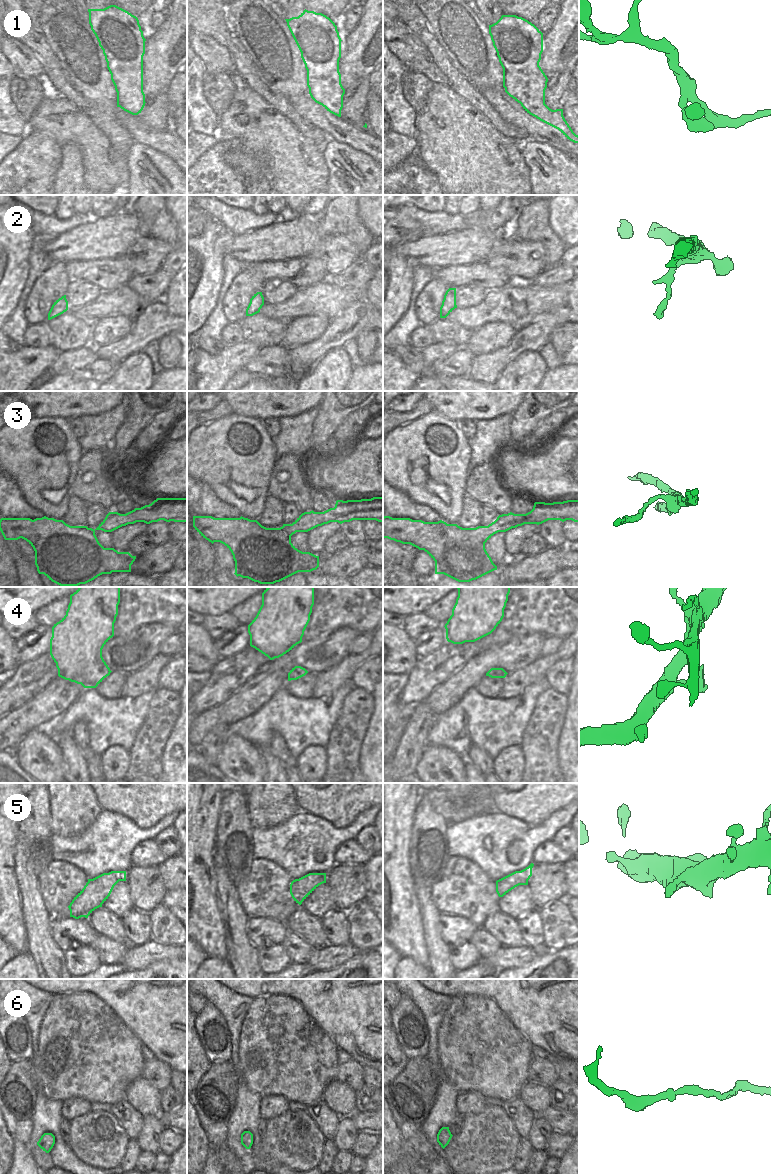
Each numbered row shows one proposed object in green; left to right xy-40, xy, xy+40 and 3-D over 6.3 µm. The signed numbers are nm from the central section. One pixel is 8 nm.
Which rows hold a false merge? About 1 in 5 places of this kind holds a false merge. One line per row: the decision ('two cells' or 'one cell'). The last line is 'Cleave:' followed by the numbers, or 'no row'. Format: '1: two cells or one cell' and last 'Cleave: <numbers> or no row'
1: one cell
2: one cell
3: two cells
4: one cell
5: one cell
6: one cell
Cleave: 3

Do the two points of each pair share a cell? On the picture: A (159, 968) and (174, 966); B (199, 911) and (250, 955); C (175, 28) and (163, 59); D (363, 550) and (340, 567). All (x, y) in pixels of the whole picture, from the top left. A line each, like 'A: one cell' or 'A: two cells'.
A: one cell
B: two cells
C: one cell
D: one cell

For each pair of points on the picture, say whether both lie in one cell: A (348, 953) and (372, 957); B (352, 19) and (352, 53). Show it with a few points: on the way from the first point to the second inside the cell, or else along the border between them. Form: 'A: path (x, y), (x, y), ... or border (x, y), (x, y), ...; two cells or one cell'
A: border (360, 951), (336, 967); two cells
B: border (363, 10), (358, 23), (347, 33); two cells

